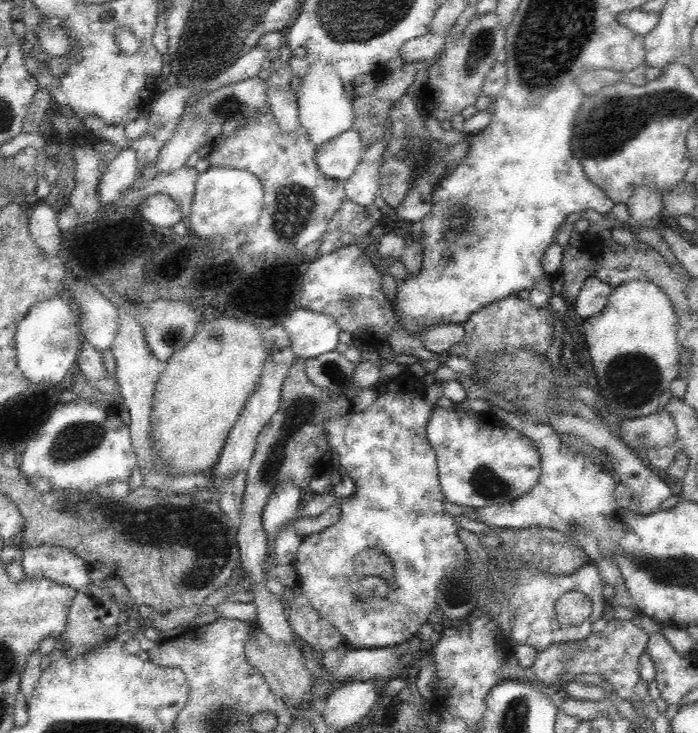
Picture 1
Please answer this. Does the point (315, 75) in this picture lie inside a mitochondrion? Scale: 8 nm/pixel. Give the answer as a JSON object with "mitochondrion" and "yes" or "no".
{"mitochondrion":"no"}

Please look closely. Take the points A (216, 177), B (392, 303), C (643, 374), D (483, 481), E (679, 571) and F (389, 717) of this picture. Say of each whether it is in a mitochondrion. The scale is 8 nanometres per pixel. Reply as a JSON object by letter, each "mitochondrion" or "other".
{"A":"other","B":"other","C":"mitochondrion","D":"mitochondrion","E":"mitochondrion","F":"other"}

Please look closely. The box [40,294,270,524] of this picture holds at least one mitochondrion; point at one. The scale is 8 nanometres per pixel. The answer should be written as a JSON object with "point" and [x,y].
{"point":[80,438]}

